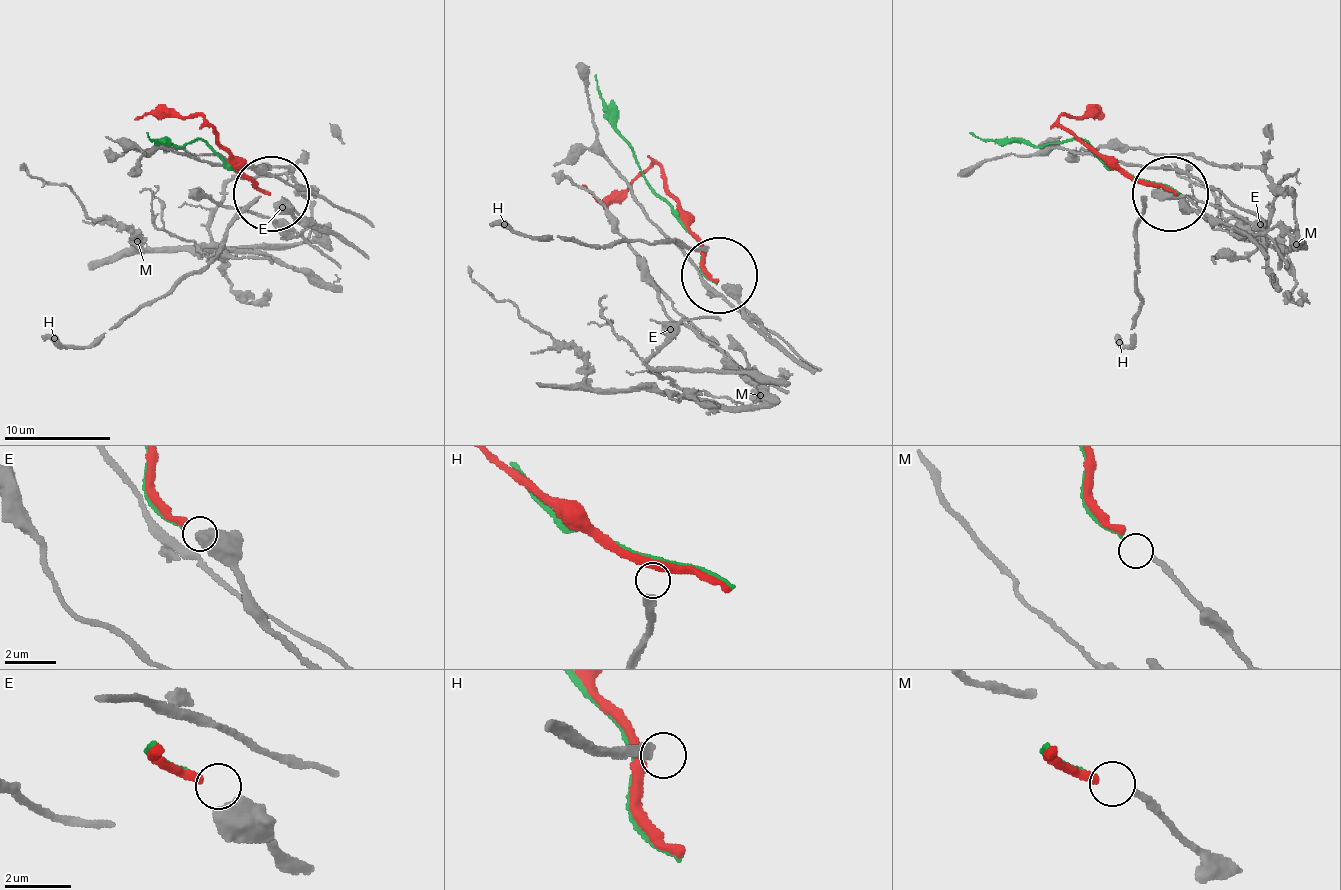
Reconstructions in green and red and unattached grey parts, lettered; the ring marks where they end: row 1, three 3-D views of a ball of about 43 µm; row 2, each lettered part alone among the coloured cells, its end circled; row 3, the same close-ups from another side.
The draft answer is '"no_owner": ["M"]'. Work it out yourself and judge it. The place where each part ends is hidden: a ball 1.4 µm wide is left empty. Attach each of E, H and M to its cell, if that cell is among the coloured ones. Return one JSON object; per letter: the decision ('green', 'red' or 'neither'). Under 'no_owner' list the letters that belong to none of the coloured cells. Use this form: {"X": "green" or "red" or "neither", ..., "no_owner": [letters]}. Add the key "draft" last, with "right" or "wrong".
{"E": "red", "H": "neither", "M": "green", "no_owner": ["H"], "draft": "wrong"}

